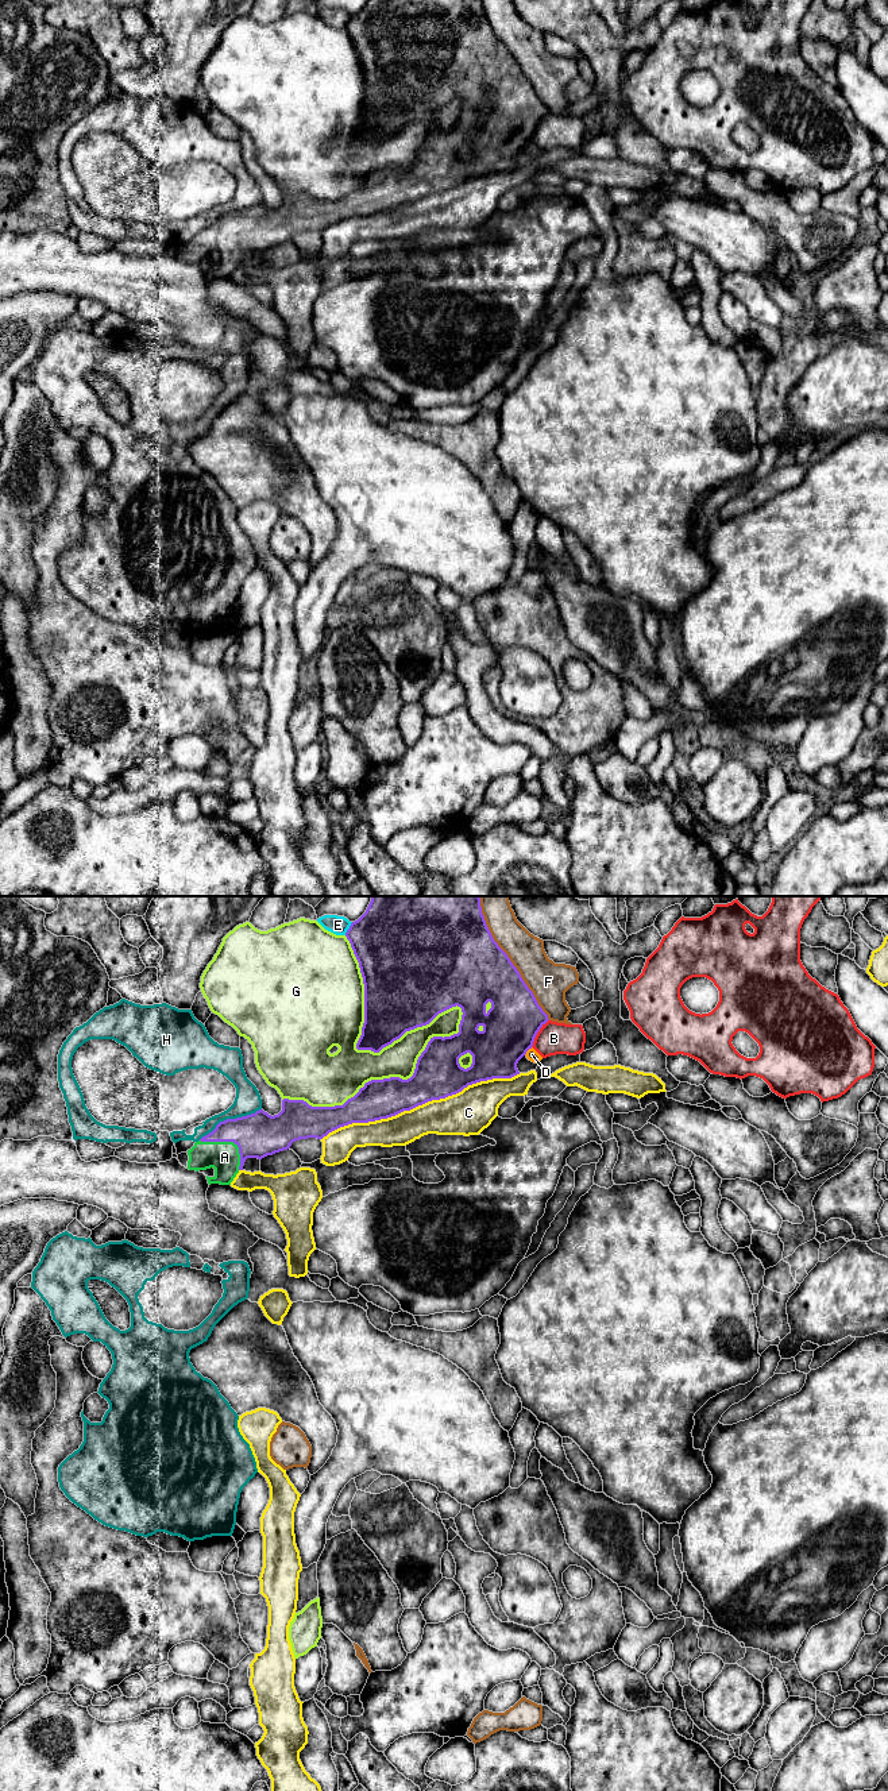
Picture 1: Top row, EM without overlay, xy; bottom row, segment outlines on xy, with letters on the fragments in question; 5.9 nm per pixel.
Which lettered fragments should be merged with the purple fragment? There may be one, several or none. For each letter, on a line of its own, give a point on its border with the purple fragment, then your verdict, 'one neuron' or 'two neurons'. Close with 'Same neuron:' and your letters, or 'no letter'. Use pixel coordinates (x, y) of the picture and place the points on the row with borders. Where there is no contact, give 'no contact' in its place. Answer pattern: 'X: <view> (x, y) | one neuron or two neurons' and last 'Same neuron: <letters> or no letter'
A: xy (230, 1141) | one neuron
B: xy (537, 1031) | two neurons
C: xy (420, 1104) | two neurons
D: xy (528, 1049) | two neurons
E: xy (348, 929) | two neurons
F: xy (509, 958) | two neurons
G: xy (390, 1077) | two neurons
H: xy (230, 1119) | two neurons
Same neuron: A

